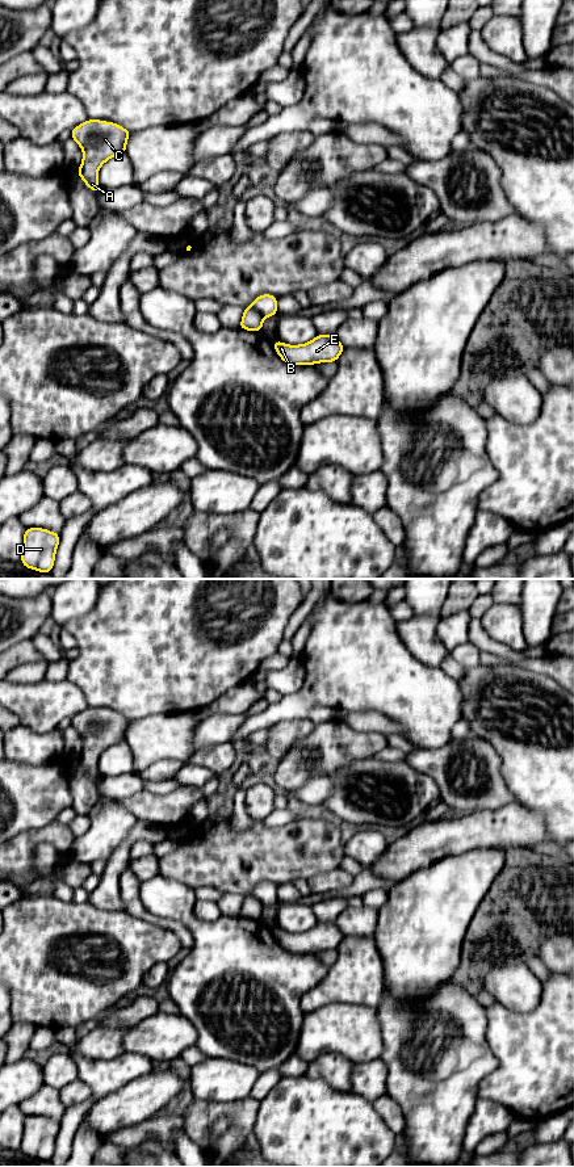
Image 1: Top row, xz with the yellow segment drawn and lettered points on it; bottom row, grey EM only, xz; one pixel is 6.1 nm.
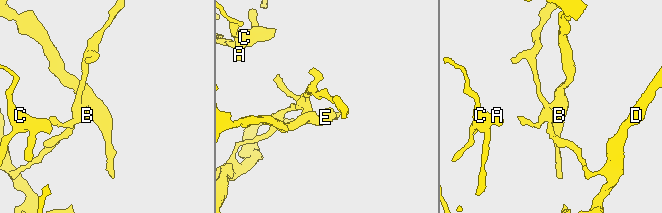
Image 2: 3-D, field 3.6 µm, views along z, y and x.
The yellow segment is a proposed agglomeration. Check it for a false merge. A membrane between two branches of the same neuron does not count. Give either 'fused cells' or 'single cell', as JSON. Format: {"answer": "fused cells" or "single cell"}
{"answer": "single cell"}

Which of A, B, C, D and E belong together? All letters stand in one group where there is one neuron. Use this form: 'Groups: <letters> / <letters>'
Groups: A B C D E

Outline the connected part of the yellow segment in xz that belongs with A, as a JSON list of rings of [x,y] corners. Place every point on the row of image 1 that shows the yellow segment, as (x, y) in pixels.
[[[88,119],[71,130],[71,138],[83,150],[83,161],[76,173],[91,190],[101,190],[97,180],[100,167],[113,156],[126,154],[130,134],[118,123],[100,119]]]

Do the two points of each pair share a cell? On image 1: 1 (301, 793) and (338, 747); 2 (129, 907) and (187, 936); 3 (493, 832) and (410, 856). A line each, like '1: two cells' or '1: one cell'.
1: two cells
2: one cell
3: one cell

